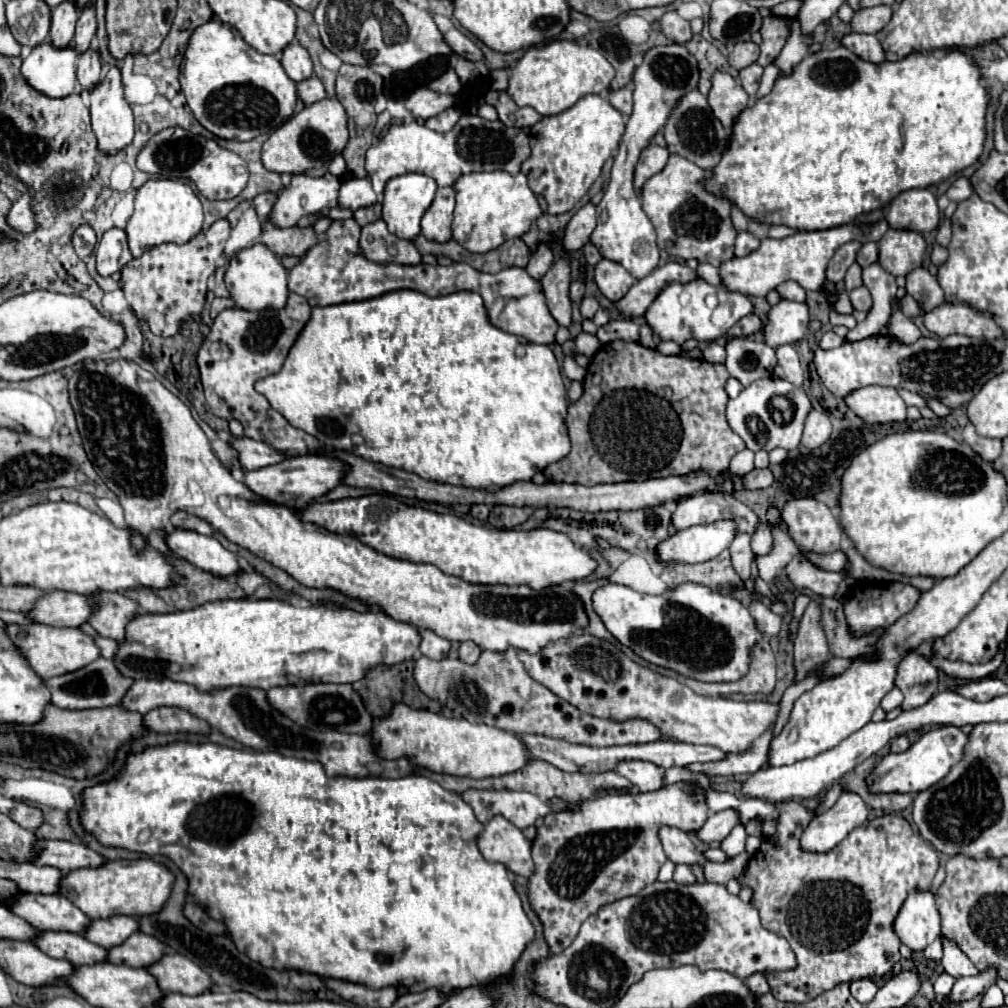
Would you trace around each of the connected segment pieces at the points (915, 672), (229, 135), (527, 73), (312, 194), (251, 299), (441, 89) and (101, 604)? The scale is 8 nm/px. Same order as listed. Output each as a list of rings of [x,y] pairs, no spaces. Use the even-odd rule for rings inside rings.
[[[908,653],[898,667],[896,687],[904,693],[904,711],[920,707],[938,691],[938,669],[928,657]]]
[[[212,19],[200,25],[186,47],[184,65],[178,77],[182,85],[182,93],[186,97],[186,105],[190,107],[196,121],[206,127],[210,133],[222,139],[236,139],[236,141],[250,141],[258,135],[272,133],[278,129],[294,111],[296,105],[296,83],[284,73],[280,61],[272,55],[264,55],[252,49],[232,27]]]
[[[550,41],[530,47],[510,69],[510,81],[506,93],[520,107],[534,107],[540,115],[556,115],[572,107],[582,95],[602,93],[608,89],[614,77],[614,67],[590,45],[578,45],[574,41]]]
[[[324,173],[322,177],[292,175],[292,183],[278,193],[270,221],[276,227],[292,227],[302,217],[338,207],[338,189],[344,177]]]
[[[262,243],[246,247],[238,251],[226,269],[224,283],[234,299],[236,307],[246,311],[262,311],[262,309],[282,309],[288,299],[288,271],[280,263],[280,259]]]
[[[450,67],[444,75],[440,75],[438,79],[434,79],[430,85],[428,85],[432,91],[436,93],[444,93],[444,95],[458,95],[462,91],[462,83],[456,75],[456,71]]]
[[[100,591],[100,593],[92,593],[90,595],[90,603],[94,605],[94,613],[90,613],[90,625],[102,635],[102,637],[110,637],[114,641],[124,641],[124,625],[138,613],[138,603],[128,599],[126,595],[122,593],[106,593],[106,591]]]

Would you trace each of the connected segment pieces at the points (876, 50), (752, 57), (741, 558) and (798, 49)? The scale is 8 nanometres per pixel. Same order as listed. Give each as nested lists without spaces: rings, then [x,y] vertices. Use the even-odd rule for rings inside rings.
[[[848,33],[842,39],[842,45],[850,49],[854,55],[862,57],[870,63],[882,63],[886,61],[886,53],[878,41],[876,35],[864,35],[864,33]]]
[[[752,41],[736,43],[734,49],[732,49],[732,53],[728,55],[728,63],[730,63],[734,69],[740,71],[740,69],[756,63],[758,55],[760,55],[760,49],[758,49],[758,45],[754,45]]]
[[[738,533],[730,545],[730,557],[732,557],[732,567],[734,571],[748,581],[750,577],[750,563],[754,559],[754,553],[750,549],[750,535],[748,533]]]
[[[794,19],[790,37],[788,37],[782,53],[774,61],[780,67],[780,73],[790,73],[794,69],[794,65],[798,65],[808,55],[808,45],[810,45],[810,35],[802,35],[800,23],[798,23],[798,19]]]

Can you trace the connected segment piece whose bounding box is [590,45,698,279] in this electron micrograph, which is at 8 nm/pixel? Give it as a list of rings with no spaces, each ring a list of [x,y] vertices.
[[[684,45],[652,47],[650,51],[646,51],[642,65],[634,73],[634,111],[626,123],[626,133],[622,137],[620,151],[612,165],[608,189],[602,201],[596,205],[598,225],[592,231],[590,241],[598,247],[604,259],[618,261],[636,279],[644,279],[658,267],[660,253],[656,245],[654,227],[650,225],[646,213],[640,207],[640,199],[634,193],[634,185],[632,185],[634,167],[638,163],[640,151],[646,145],[650,145],[652,137],[664,127],[676,101],[682,95],[696,89],[696,83],[698,83],[698,65]]]

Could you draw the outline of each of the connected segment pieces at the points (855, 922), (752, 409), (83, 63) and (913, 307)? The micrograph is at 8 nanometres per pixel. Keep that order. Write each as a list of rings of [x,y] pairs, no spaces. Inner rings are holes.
[[[788,801],[780,803],[778,811],[780,823],[774,841],[764,841],[760,851],[750,859],[744,875],[738,877],[740,885],[754,889],[752,903],[760,911],[764,929],[786,937],[798,961],[794,969],[766,973],[770,993],[778,1001],[802,1003],[838,983],[888,973],[900,959],[900,939],[894,933],[894,919],[910,889],[930,889],[938,869],[936,849],[916,833],[902,815],[882,815],[850,831],[850,835],[828,853],[802,853],[798,841],[802,833],[802,805]]]
[[[772,377],[772,379],[758,379],[754,381],[750,387],[746,387],[736,399],[728,401],[726,407],[726,419],[728,425],[732,427],[732,431],[736,435],[742,437],[742,441],[746,443],[746,447],[750,451],[772,451],[776,447],[782,447],[786,451],[796,449],[800,445],[802,439],[802,429],[804,429],[804,419],[808,415],[808,411],[812,409],[808,395],[804,393],[802,387],[794,387],[790,381]],[[772,397],[786,397],[790,401],[790,415],[782,415],[772,407]]]
[[[86,51],[80,55],[78,65],[76,65],[76,79],[78,79],[78,93],[94,89],[94,85],[98,85],[98,81],[102,81],[102,61],[98,57],[98,53],[94,51]]]
[[[906,295],[902,301],[900,301],[900,309],[902,309],[902,313],[906,315],[906,317],[920,317],[922,315],[922,307],[918,305],[918,301],[914,301],[914,297],[910,297],[910,295]]]

